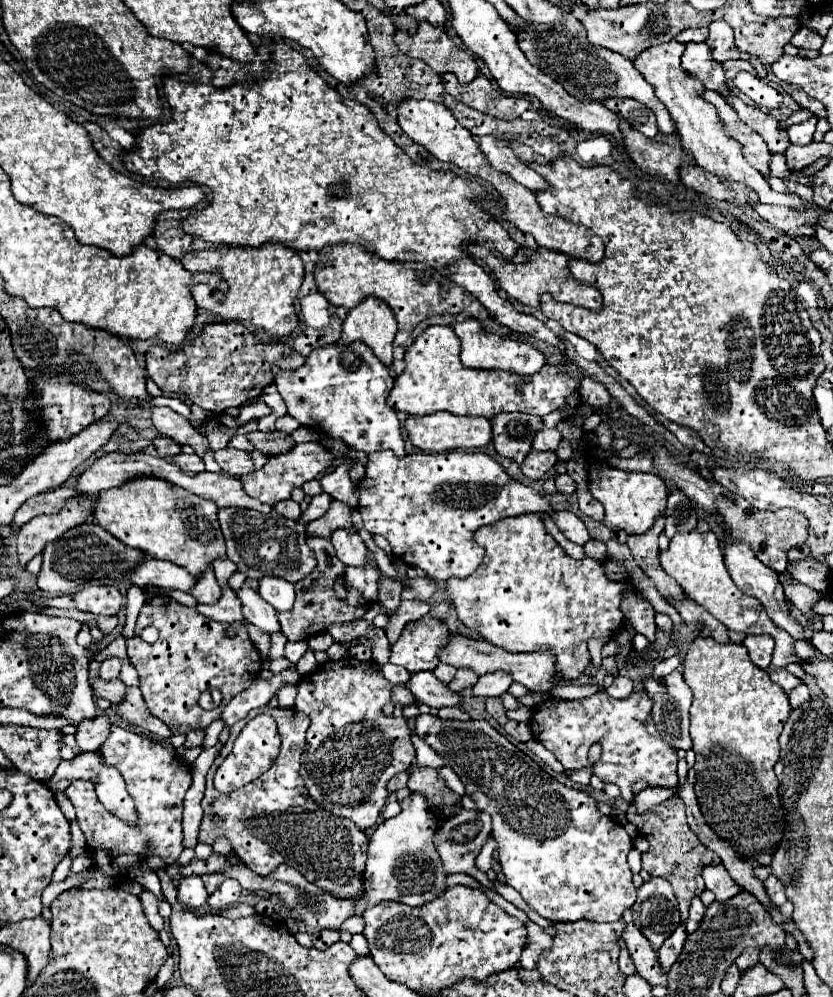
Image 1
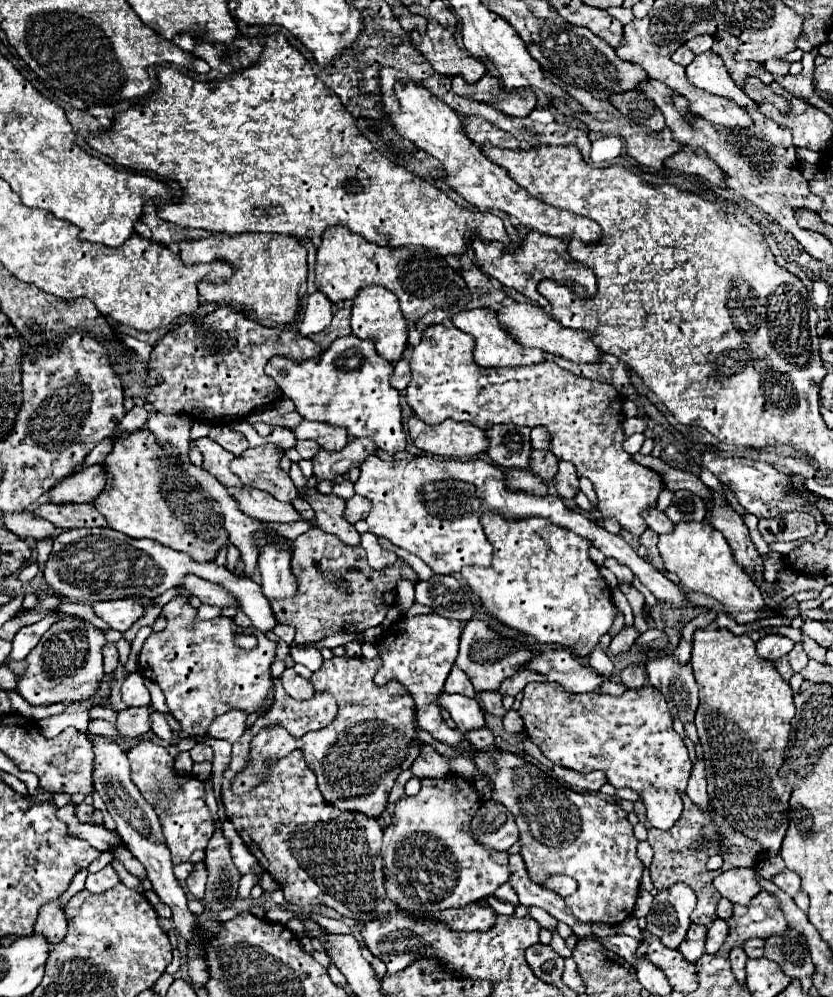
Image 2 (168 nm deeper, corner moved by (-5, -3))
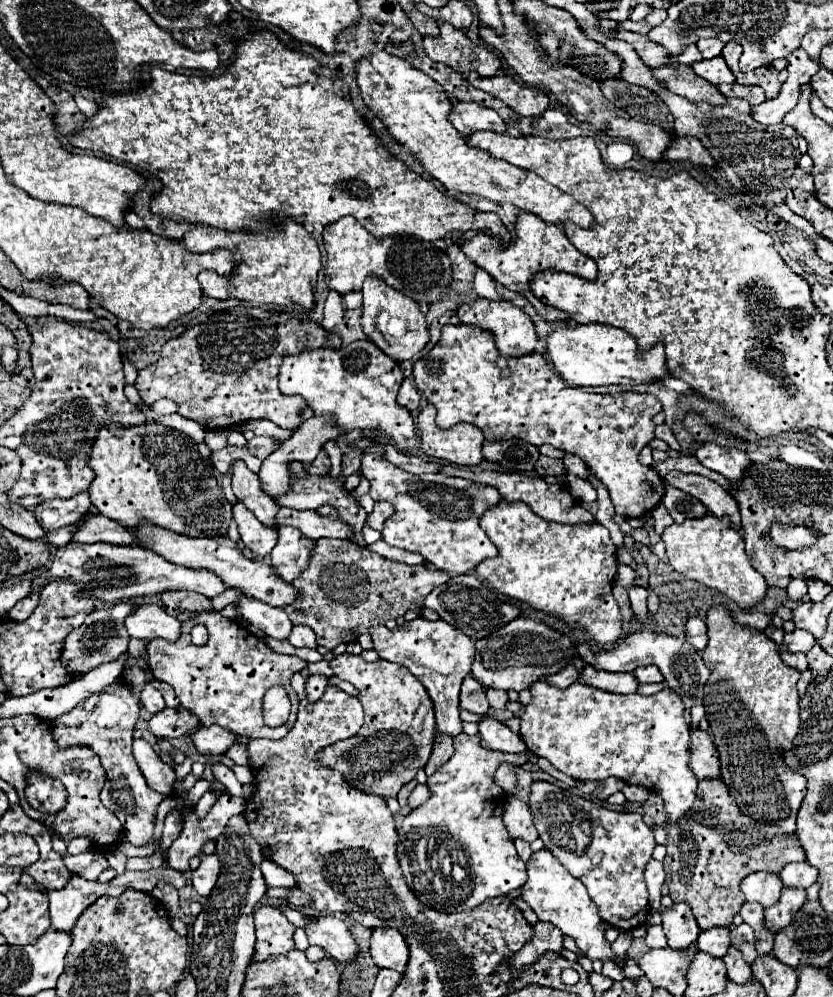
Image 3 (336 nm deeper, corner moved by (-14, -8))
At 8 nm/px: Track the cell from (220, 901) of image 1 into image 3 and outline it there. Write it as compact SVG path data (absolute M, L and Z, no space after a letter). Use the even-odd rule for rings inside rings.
M271 860L261 862L261 872L267 880L267 886L283 886L283 888L293 888L295 886L295 876L291 876L291 872L287 872L285 868L279 868Z

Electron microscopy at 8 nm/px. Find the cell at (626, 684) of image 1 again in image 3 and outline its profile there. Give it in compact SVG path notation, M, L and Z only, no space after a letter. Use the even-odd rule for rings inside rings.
M649 664L649 666L639 666L635 672L633 672L635 676L637 676L637 680L641 682L641 684L651 684L651 682L663 682L663 674L659 672L659 668L657 666L653 666L653 664Z

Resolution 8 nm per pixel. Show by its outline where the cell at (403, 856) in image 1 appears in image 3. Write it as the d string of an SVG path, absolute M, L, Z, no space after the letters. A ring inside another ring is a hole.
M461 732L455 738L455 752L451 760L443 764L433 776L427 778L431 798L423 806L415 808L409 816L405 816L403 826L399 828L399 844L397 844L399 864L409 888L417 894L417 898L423 904L447 914L463 912L463 910L473 910L487 898L509 894L511 890L521 888L525 884L527 880L525 862L519 858L513 840L503 824L503 806L507 794L495 784L493 776L501 764L521 766L531 755L529 750L518 755L487 750L479 744L479 734L467 736Z

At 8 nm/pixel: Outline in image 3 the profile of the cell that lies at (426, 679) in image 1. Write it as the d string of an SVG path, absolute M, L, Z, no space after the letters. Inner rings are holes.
M487 716L483 722L479 722L479 734L483 748L487 750L499 750L511 754L527 752L527 746L521 740L521 736L511 732L503 722L495 720L493 716Z

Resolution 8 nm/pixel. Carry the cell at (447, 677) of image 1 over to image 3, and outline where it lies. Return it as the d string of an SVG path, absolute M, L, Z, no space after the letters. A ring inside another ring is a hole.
M467 676L461 686L461 708L475 714L487 714L489 702L485 698L485 688L473 678Z

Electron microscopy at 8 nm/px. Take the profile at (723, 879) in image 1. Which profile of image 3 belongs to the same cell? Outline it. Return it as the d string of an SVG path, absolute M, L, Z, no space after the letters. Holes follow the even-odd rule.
M755 872L755 874L749 874L741 882L745 900L759 902L765 908L773 906L779 900L781 888L783 888L783 882L779 880L779 876L775 872Z

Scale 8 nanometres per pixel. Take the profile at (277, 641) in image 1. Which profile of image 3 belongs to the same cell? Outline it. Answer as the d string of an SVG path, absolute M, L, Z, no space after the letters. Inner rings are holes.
M301 624L293 626L293 632L291 632L291 636L289 636L289 642L291 642L295 648L303 648L303 646L307 646L307 648L317 648L315 634L311 632L311 628L301 626Z

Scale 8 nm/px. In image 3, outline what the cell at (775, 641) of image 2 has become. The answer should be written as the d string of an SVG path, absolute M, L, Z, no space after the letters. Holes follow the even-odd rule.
M795 628L793 632L785 634L785 644L789 652L809 652L815 646L815 636L811 636L807 630Z

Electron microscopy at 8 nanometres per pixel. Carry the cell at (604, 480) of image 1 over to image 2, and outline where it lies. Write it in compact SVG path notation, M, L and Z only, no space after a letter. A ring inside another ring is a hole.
M432 325L422 333L420 345L412 349L410 369L412 381L404 389L406 401L416 417L430 425L438 425L444 419L468 421L480 429L490 429L496 423L512 423L512 425L544 425L552 435L552 453L558 459L570 461L576 467L578 477L586 477L592 481L594 491L598 495L598 511L602 517L614 517L624 531L638 537L648 529L642 511L652 509L660 491L664 489L662 477L638 463L622 449L622 441L626 439L622 433L622 397L620 393L600 381L592 381L586 377L578 377L566 369L560 369L552 361L544 361L528 367L504 367L504 369L482 369L472 359L474 339L472 335L446 325Z

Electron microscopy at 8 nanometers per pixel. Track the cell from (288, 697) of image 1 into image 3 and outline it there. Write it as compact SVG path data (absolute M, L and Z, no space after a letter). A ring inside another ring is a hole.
M313 674L313 676L307 678L307 696L309 696L311 702L315 702L323 696L327 682L329 682L329 678L323 676L323 674Z

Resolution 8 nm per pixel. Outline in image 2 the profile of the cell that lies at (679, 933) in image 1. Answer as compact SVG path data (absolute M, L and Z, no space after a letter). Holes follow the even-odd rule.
M692 923L686 933L686 939L678 947L682 957L688 959L688 963L696 963L698 955L704 953L704 937L706 937L706 927Z

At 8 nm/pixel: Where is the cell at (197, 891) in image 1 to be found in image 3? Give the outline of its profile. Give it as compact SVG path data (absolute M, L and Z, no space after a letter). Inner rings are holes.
M217 854L201 858L199 868L195 872L191 872L191 884L193 884L193 888L197 890L199 896L211 894L217 878L219 878L219 872L221 872L221 864L219 864Z

